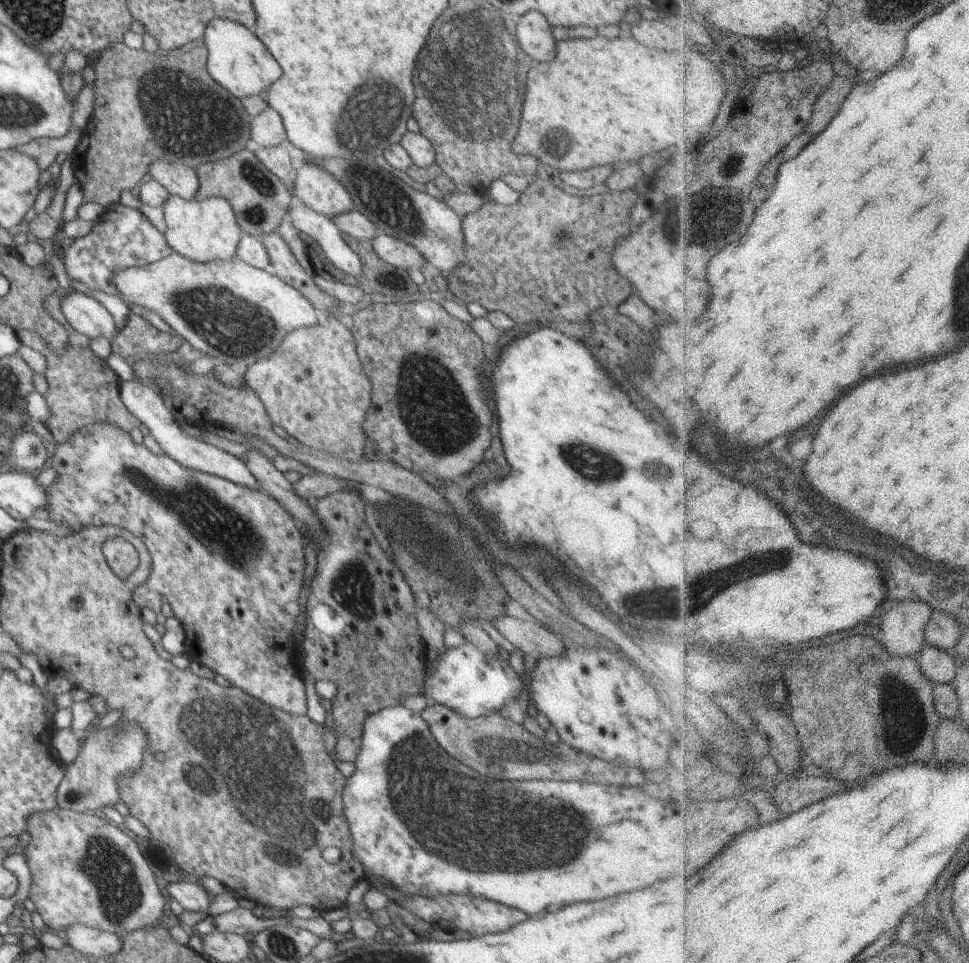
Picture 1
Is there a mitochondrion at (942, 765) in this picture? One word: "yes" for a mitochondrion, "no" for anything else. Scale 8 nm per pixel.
no

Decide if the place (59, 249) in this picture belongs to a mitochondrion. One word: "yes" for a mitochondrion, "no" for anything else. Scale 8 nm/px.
no

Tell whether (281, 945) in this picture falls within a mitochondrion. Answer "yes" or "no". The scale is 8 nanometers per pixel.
yes

